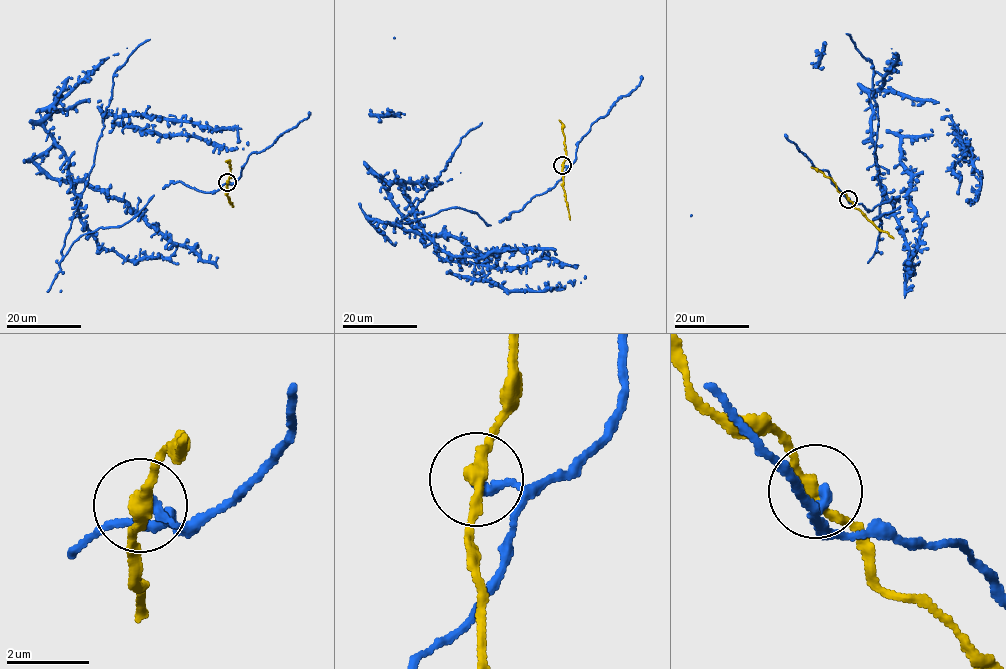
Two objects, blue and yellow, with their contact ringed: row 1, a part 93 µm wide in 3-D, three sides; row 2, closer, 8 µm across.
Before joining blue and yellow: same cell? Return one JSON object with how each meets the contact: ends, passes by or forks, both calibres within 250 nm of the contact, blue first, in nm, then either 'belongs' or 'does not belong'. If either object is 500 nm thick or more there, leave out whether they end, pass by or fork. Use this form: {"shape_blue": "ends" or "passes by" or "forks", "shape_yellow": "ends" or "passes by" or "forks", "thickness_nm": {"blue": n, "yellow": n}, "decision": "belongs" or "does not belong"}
{"shape_blue": "ends", "shape_yellow": "passes by", "thickness_nm": {"blue": 240, "yellow": 320}, "decision": "does not belong"}

